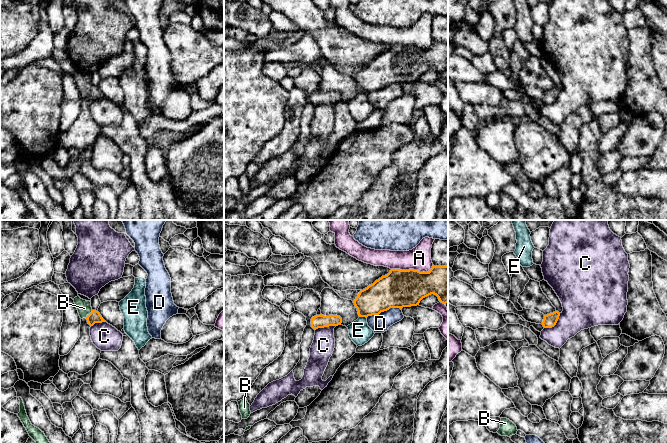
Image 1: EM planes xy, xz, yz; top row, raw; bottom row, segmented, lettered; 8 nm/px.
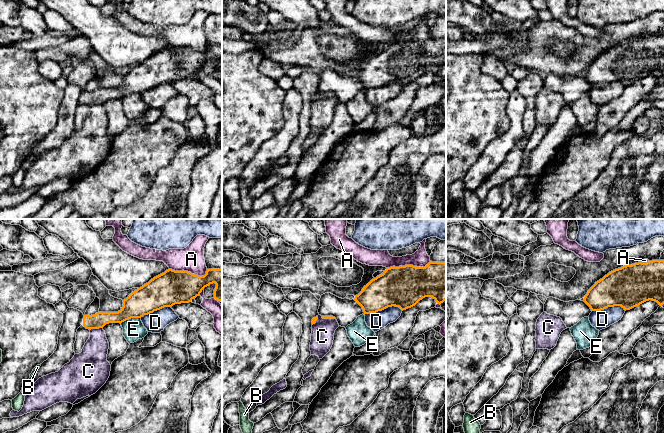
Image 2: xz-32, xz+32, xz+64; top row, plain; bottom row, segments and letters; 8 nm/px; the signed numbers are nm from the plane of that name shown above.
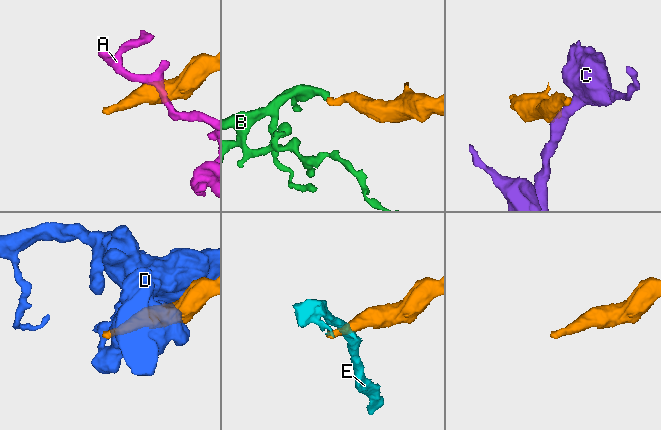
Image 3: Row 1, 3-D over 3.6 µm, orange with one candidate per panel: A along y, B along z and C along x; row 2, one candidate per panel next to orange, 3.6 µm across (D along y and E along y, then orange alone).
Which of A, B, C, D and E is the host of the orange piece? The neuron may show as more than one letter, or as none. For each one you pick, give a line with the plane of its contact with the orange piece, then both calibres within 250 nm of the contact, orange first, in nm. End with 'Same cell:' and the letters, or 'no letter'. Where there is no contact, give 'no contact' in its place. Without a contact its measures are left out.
B: meets orange in xy; 100 nm thick on the orange side, 120 nm on the other
Same cell: B

